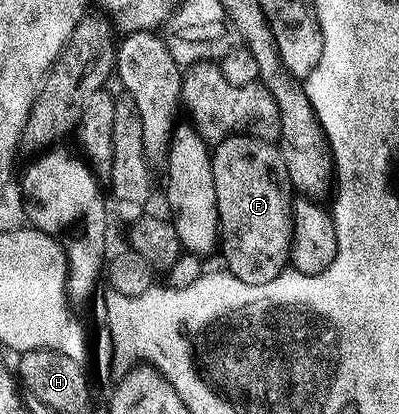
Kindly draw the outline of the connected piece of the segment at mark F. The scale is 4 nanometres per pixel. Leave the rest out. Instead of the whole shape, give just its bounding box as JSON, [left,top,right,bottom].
[210,136,294,286]

